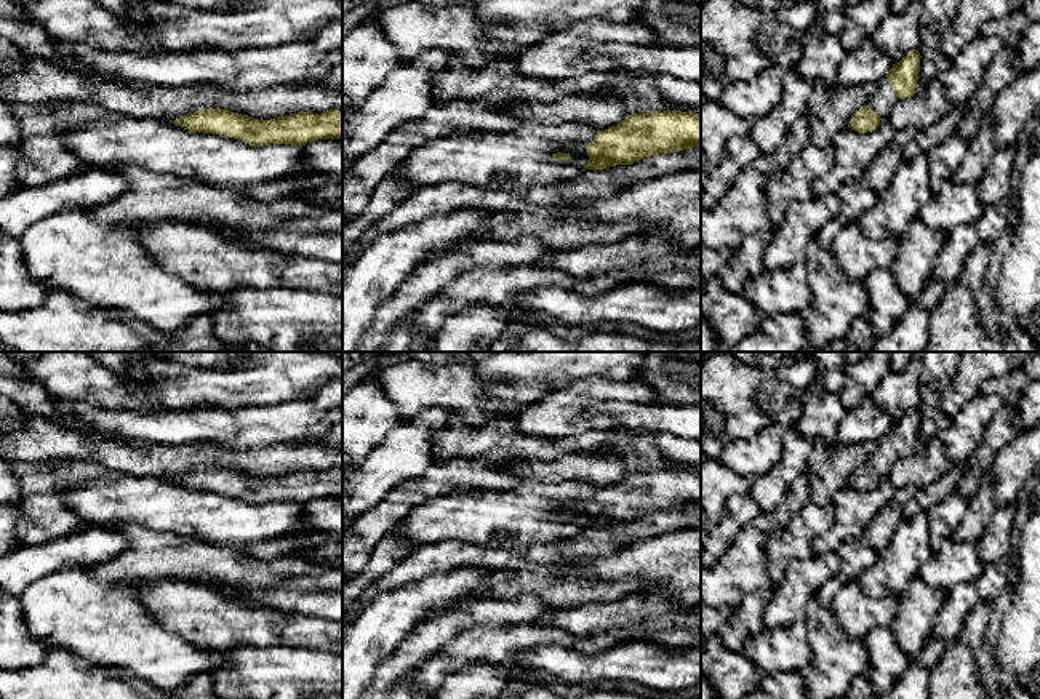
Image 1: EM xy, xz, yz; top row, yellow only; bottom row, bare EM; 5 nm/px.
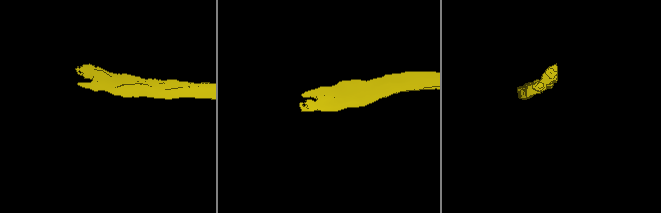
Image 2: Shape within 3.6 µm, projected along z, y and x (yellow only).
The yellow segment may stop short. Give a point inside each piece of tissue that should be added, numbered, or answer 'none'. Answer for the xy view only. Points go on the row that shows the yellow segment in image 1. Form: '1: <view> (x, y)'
none

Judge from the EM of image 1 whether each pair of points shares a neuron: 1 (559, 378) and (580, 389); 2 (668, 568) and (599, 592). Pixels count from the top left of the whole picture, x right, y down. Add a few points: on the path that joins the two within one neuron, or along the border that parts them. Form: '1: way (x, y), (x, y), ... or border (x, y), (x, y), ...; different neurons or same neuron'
1: border (607, 378), (583, 378), (560, 392); different neurons
2: border (599, 578), (639, 578), (645, 587); different neurons

